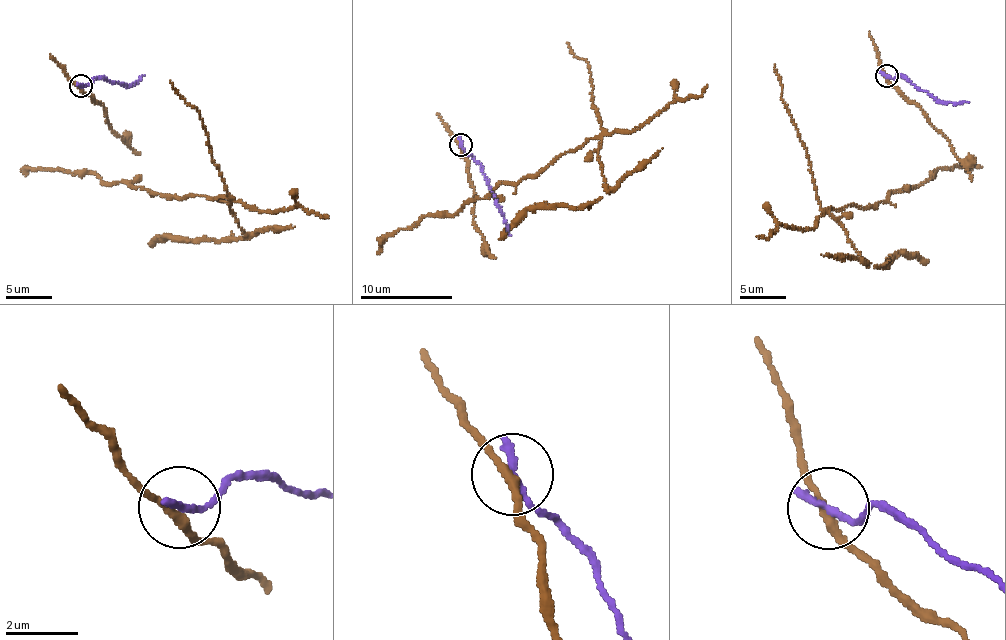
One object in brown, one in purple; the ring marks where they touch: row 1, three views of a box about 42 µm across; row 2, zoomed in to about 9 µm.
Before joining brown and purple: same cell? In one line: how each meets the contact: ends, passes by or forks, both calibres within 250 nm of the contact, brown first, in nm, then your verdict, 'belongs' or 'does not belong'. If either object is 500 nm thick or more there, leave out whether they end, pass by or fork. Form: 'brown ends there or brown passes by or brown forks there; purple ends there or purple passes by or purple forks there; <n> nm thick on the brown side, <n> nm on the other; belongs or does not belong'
brown passes by; purple ends there; 220 nm thick on the brown side, 240 nm on the other; does not belong

